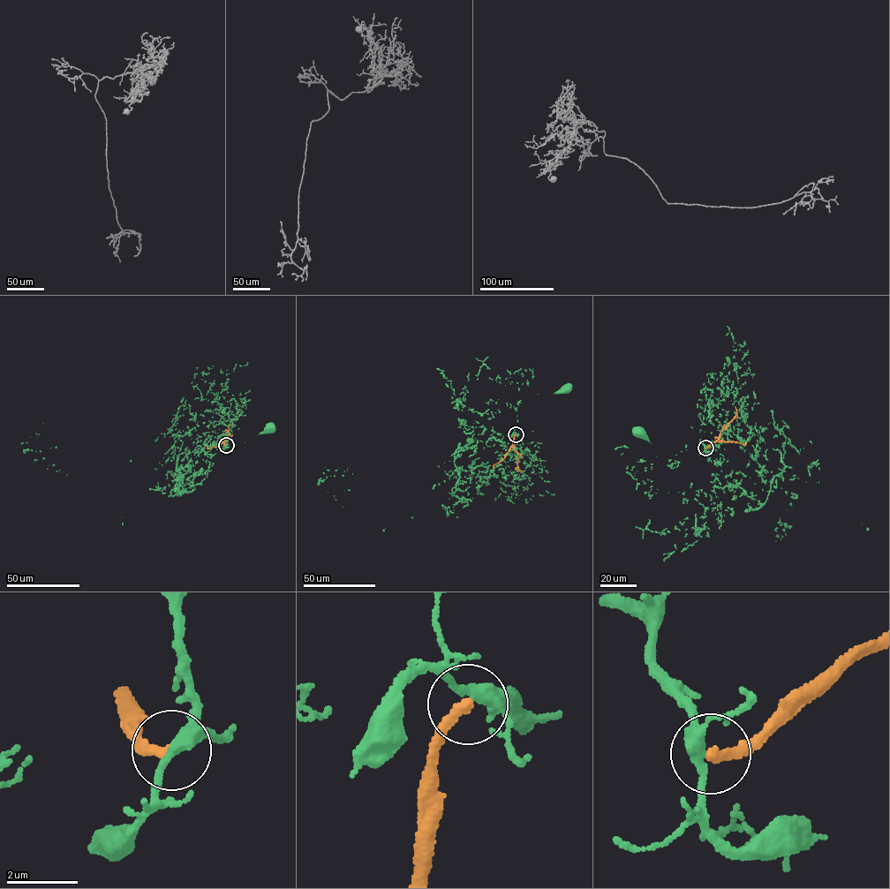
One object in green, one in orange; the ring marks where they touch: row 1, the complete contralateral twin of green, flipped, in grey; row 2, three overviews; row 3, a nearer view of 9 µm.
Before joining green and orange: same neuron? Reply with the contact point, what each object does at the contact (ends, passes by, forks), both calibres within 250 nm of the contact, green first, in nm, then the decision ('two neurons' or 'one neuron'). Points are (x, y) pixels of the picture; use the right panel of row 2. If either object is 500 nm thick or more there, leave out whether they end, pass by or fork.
place (705, 448); green forks; orange ends; calibres 280 and 280 nm; two neurons

